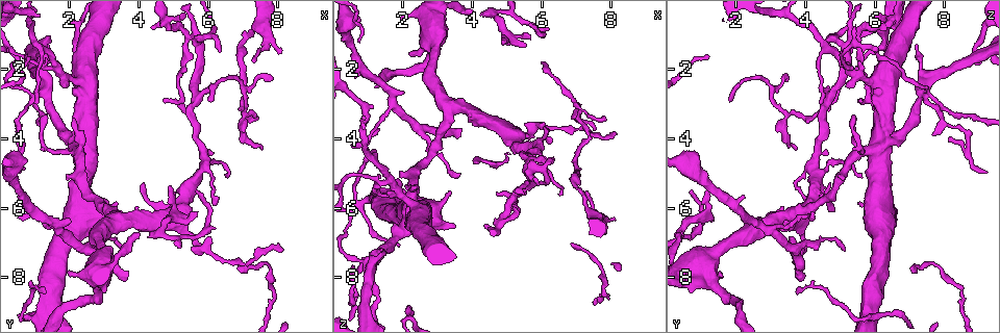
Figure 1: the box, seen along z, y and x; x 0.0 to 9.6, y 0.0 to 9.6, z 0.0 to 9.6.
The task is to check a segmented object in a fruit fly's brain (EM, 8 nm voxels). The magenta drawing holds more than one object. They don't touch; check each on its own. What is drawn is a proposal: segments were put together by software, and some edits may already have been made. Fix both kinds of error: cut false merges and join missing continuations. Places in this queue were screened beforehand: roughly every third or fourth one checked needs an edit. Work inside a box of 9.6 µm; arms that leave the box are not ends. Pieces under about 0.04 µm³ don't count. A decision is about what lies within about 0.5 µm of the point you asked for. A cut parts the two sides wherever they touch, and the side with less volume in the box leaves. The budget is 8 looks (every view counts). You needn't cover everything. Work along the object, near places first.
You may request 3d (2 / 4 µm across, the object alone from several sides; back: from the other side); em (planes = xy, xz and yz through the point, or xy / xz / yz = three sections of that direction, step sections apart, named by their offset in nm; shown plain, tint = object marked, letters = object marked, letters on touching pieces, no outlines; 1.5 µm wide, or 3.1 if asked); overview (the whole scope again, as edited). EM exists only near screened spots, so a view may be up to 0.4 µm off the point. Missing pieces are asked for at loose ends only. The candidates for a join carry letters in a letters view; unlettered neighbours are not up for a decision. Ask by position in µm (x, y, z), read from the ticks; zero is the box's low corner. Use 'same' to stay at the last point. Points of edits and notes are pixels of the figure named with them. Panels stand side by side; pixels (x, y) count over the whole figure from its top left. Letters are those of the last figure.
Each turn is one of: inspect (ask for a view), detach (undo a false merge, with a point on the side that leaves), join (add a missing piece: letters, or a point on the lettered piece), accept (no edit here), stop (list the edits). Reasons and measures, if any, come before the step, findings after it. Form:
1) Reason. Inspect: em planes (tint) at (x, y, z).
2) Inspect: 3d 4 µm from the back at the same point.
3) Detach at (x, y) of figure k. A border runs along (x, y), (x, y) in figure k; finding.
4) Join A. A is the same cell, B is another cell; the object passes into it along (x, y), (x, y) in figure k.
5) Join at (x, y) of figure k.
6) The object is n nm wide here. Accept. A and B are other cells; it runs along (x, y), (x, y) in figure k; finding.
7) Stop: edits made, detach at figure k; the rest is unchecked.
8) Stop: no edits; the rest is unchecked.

An open end. Inspect: 3d 4 µm at (8.15, 1.45, 6.40).

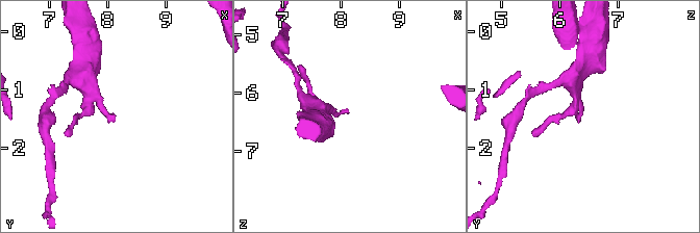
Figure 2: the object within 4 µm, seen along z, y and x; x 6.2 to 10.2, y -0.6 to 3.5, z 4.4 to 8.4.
Now the EM. Inspect: em yz step 8 (letters) at (8.15, 1.55, 6.35).

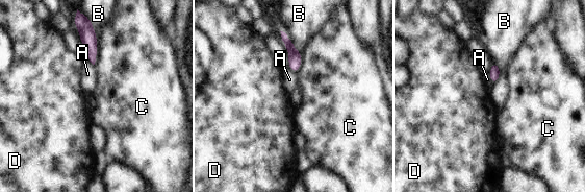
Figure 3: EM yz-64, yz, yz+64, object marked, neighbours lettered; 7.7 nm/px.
Accept. A, B, C and D are other cells; a border runs along (281, 30), (300, 53) in figure 3; no lettered piece goes on from it.

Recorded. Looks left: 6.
Thick end. Inspect: 3d 4 µm at (2.20, 7.85, 1.50).

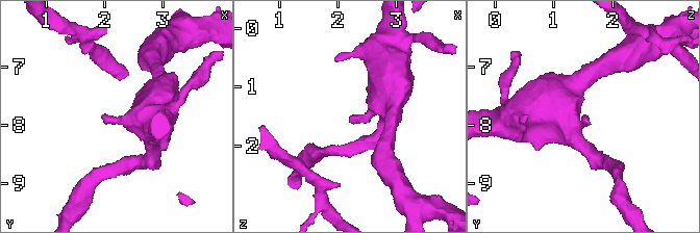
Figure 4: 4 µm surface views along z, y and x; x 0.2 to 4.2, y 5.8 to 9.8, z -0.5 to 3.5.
Shape alone is not enough. Inspect: em planes (letters) at (2.20, 7.90, 1.50).

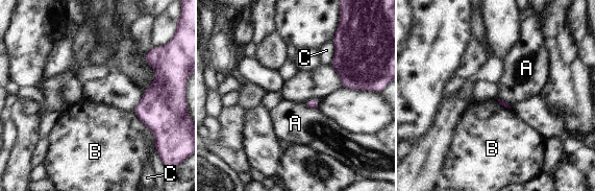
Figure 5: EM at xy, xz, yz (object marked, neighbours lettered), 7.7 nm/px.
Accept. A, B and C are other cells; a border runs along (132, 112), (152, 133), (154, 140) in figure 5; no lettered piece goes on from it.

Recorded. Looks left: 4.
Free end. Inspect: 3d 2 µm at (3.60, 8.10, 3.90).

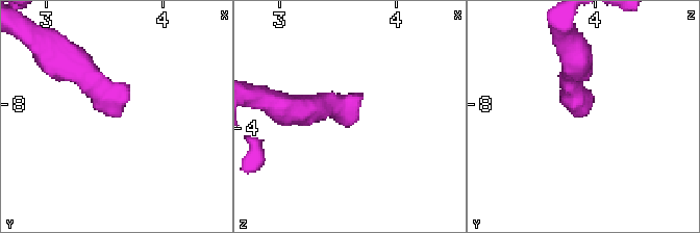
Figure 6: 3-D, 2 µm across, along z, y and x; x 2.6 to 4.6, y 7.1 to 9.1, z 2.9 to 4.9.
Inspect: em planes (letters) at (3.62, 8.08, 3.90).

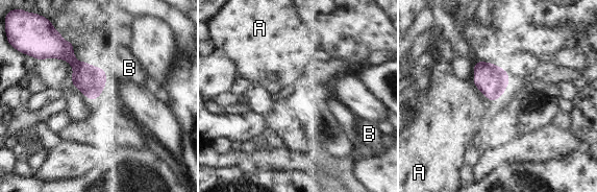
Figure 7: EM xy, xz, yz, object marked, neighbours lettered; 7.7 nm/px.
Accept. A and B are other cells; a border runs along (472, 81), (492, 101) in figure 7; no lettered piece goes on from it.

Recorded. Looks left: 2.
Stop: no edits; the rest is unchecked.

